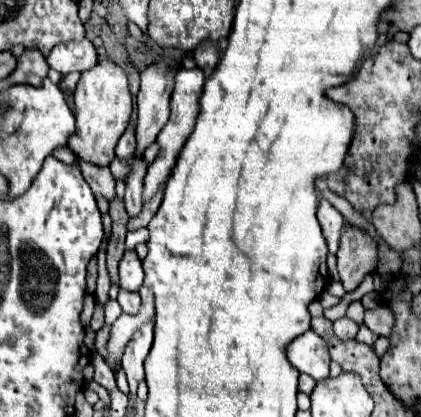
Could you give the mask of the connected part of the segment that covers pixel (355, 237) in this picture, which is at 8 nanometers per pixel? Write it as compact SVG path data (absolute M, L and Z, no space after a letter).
M348 223L340 237L340 249L336 257L344 289L354 291L368 273L376 271L378 245L364 229Z

